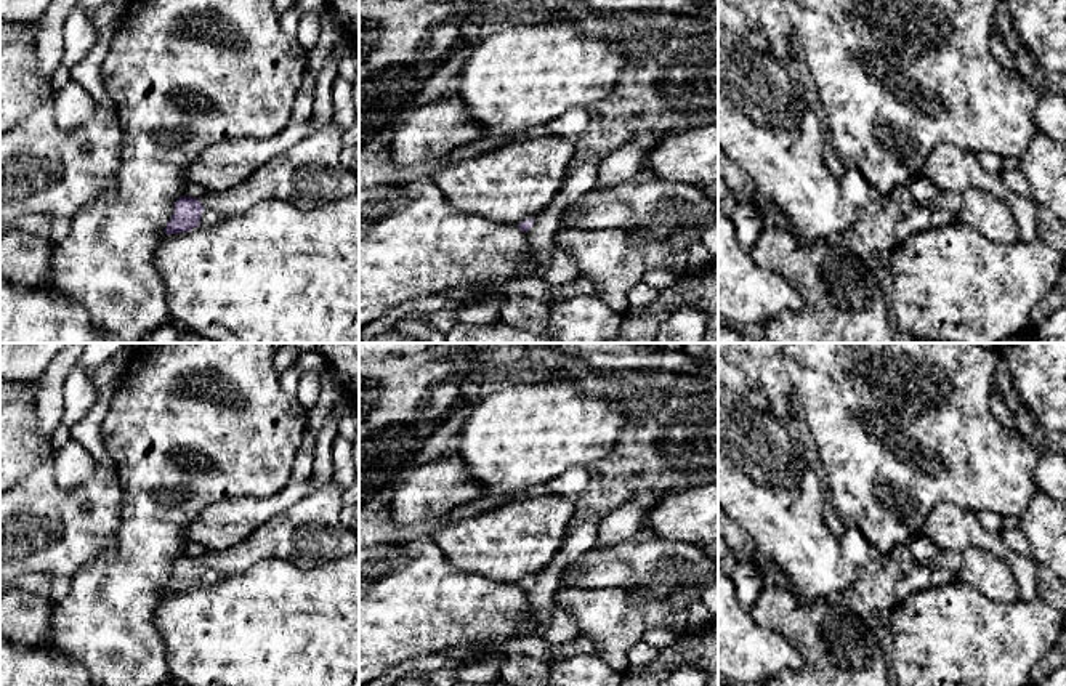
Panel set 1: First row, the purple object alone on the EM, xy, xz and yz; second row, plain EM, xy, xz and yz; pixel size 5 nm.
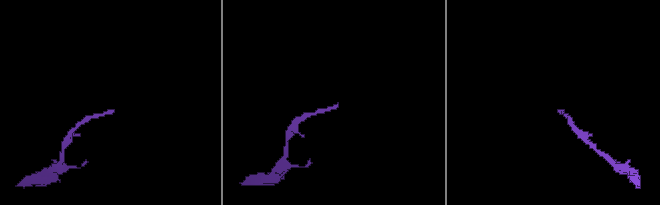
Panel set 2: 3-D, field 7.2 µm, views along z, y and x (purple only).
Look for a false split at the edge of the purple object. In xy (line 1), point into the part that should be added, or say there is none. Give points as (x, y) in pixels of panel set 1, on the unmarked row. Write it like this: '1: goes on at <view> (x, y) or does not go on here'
1: goes on at xy (308, 532)

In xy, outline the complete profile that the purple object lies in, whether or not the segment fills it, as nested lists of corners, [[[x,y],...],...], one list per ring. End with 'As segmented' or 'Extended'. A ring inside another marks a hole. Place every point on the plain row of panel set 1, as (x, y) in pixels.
[[[329,479],[240,543],[223,551],[207,551],[202,558],[180,556],[165,587],[167,595],[199,587],[205,567],[221,575],[232,575],[268,558],[282,558],[298,567],[313,567],[357,551],[359,539],[340,521],[341,494],[343,489]]]. Extended

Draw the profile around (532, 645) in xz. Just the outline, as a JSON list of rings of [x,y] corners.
[[[529,633],[526,636],[508,640],[508,641],[484,641],[484,643],[457,646],[441,652],[439,656],[450,660],[462,660],[468,665],[473,664],[476,659],[479,659],[483,654],[505,656],[510,652],[527,654],[550,665],[556,662],[551,657],[551,644],[545,641],[542,636],[539,636],[537,633]]]

